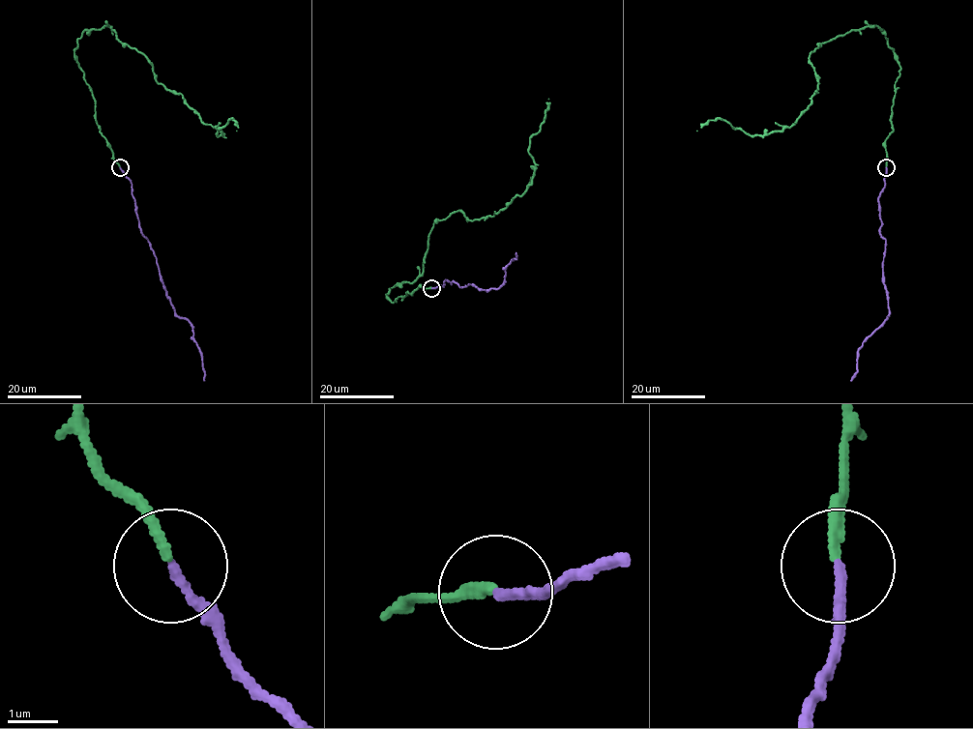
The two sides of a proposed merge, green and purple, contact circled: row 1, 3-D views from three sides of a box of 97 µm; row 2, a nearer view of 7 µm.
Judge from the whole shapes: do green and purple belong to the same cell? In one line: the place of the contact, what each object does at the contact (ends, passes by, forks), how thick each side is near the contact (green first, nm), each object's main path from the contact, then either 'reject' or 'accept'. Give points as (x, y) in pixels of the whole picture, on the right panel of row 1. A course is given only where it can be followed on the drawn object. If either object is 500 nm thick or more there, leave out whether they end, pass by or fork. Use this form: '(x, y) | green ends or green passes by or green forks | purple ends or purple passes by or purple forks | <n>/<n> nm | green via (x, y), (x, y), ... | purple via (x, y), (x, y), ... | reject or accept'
(886, 167) | green ends | purple ends | 200/190 nm | green via (886, 167), (900, 66), (877, 26), (811, 52), (817, 88), (789, 127), (748, 134), (716, 118), (696, 131) | purple via (886, 167), (878, 199), (880, 232), (885, 240), (883, 280), (889, 314), (859, 350), (858, 371), (851, 380) | accept

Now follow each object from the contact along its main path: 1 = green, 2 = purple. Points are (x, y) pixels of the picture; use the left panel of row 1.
1: (120, 167), (73, 50), (85, 30), (110, 26), (216, 134), (232, 118), (237, 131)
2: (120, 167), (132, 184), (141, 232), (156, 257), (167, 299), (176, 314), (191, 324), (204, 380)

